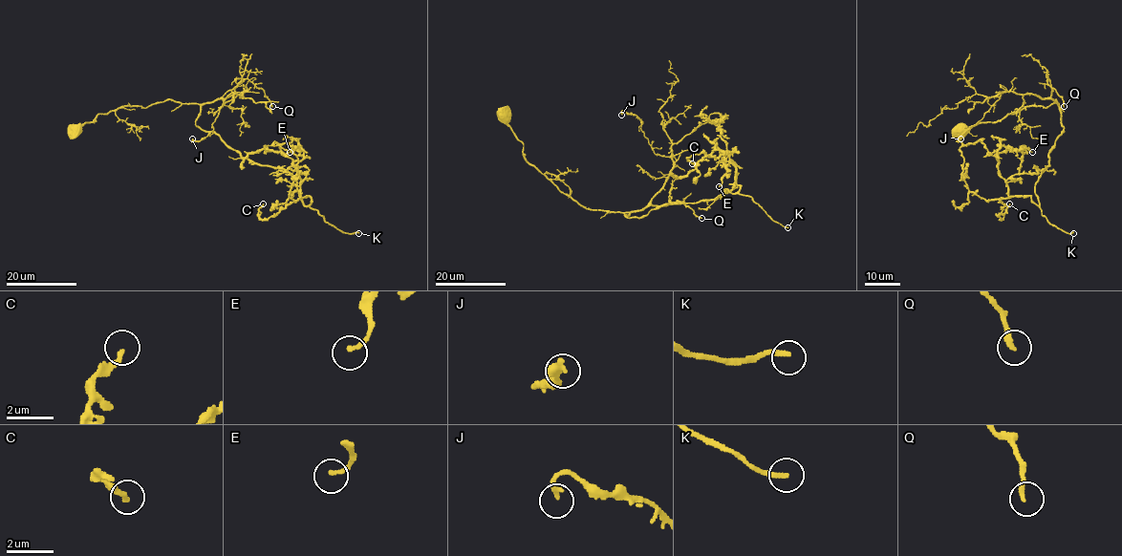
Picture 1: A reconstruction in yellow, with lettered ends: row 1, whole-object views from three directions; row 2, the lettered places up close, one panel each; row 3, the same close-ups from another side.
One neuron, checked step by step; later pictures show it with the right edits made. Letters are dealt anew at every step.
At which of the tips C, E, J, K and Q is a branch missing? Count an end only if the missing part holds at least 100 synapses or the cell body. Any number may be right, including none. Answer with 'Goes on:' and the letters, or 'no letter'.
Goes on: K

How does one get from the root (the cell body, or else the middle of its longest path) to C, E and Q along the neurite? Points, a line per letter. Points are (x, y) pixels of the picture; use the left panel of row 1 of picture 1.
C: (75, 130), (121, 106), (198, 103), (196, 125), (243, 157), (308, 174), (300, 198), (267, 219), (263, 203)
E: (75, 130), (173, 99), (198, 103), (196, 125), (243, 157), (303, 180), (292, 163), (303, 150), (290, 152)
Q: (75, 130), (126, 105), (147, 107), (169, 99), (212, 102), (246, 78), (264, 91), (272, 106)

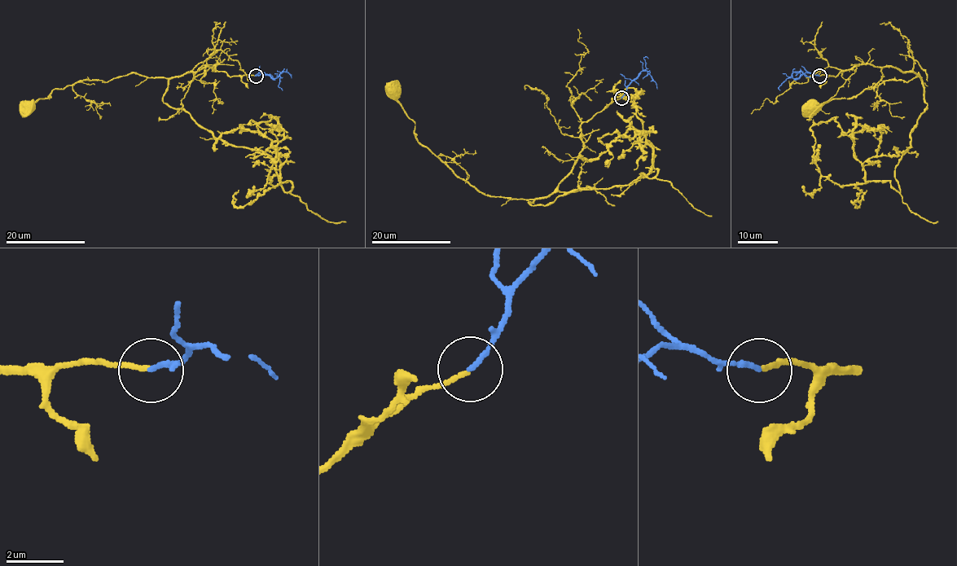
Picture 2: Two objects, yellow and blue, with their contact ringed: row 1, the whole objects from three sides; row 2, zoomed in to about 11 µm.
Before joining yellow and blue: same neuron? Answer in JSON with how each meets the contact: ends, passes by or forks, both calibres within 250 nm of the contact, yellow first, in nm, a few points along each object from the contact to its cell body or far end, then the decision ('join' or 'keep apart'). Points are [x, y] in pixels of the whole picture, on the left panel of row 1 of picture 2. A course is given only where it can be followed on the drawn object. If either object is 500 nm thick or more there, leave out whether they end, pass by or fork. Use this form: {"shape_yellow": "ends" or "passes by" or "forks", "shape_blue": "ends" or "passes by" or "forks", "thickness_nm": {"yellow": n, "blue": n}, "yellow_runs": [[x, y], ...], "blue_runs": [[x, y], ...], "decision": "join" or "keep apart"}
{"shape_yellow": "ends", "shape_blue": "ends", "thickness_nm": {"yellow": 150, "blue": 170}, "yellow_runs": [[256, 76], [230, 76], [215, 69], [217, 63], [178, 76], [134, 72], [107, 81], [83, 80], [27, 107]], "blue_runs": [[256, 76], [261, 72], [274, 78], [287, 72], [291, 77]], "decision": "join"}

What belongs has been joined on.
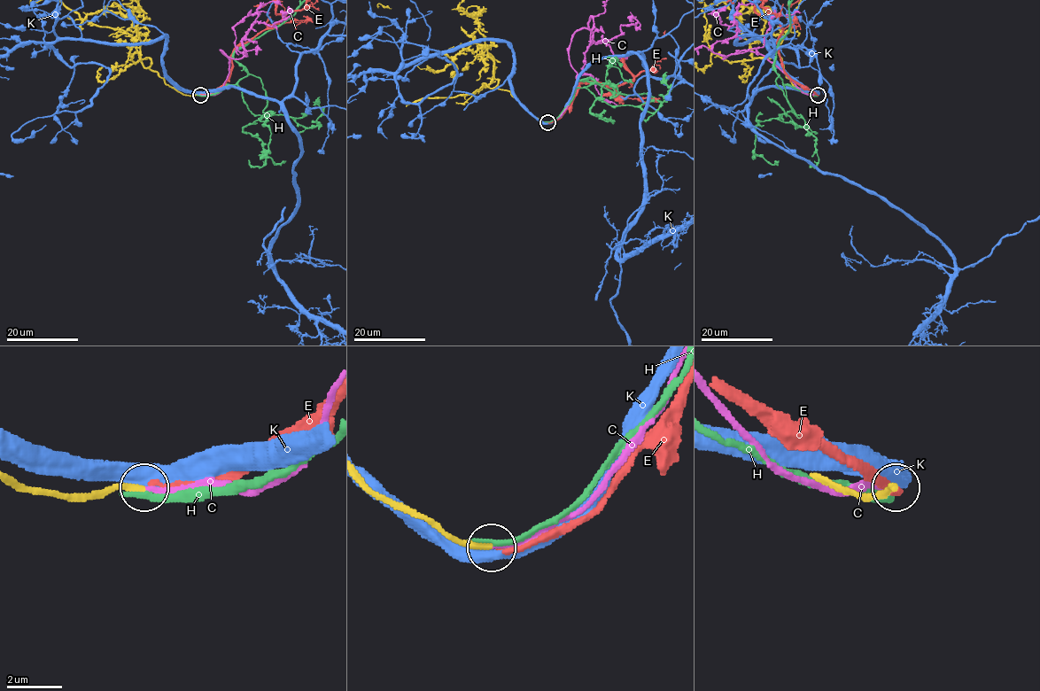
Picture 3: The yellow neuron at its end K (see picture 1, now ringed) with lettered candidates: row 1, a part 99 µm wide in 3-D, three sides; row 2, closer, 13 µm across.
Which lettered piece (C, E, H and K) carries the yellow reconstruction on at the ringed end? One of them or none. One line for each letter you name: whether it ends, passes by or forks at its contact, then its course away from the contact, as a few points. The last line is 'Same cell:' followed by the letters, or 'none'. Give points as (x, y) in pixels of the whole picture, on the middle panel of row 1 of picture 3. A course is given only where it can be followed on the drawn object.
C: it ends there
Same cell: C

